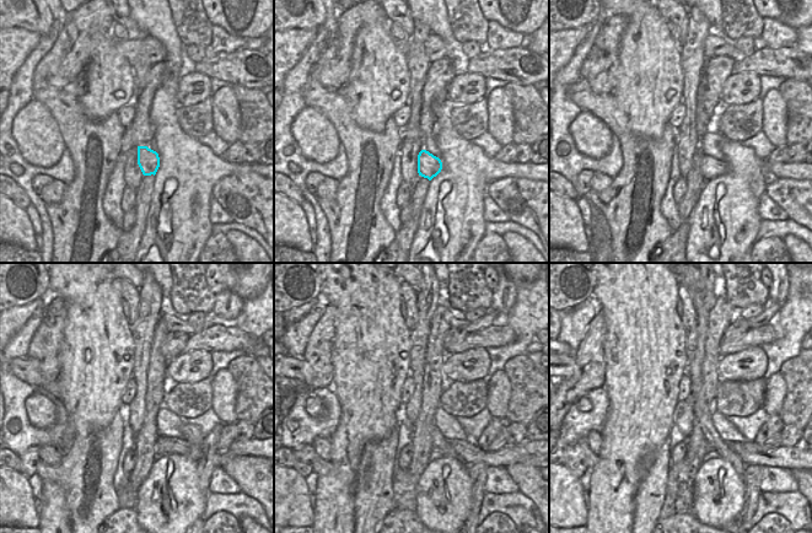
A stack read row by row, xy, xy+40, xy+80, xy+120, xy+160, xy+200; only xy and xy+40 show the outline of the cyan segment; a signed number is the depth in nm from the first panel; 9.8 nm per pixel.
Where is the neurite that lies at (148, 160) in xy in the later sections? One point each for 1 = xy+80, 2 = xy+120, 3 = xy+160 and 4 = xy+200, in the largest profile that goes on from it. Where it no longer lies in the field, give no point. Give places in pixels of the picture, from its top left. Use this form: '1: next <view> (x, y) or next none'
1: next xy+80 (710, 167)
2: next xy+120 (165, 445)
3: next xy+160 (472, 453)
4: next xy+200 (788, 457)

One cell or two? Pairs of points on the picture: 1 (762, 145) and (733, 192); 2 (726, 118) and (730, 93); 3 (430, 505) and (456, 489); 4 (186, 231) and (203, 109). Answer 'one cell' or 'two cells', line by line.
1: two cells
2: two cells
3: one cell
4: two cells

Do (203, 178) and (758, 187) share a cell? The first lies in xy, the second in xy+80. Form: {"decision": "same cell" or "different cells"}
{"decision": "different cells"}

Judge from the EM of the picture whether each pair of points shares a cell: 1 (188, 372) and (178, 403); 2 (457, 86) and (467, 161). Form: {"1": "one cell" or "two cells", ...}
{"1": "two cells", "2": "two cells"}

